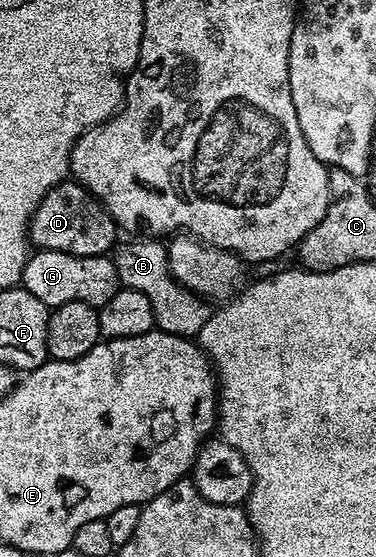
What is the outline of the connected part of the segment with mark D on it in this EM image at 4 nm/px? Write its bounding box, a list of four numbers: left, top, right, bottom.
[30,181,118,255]

